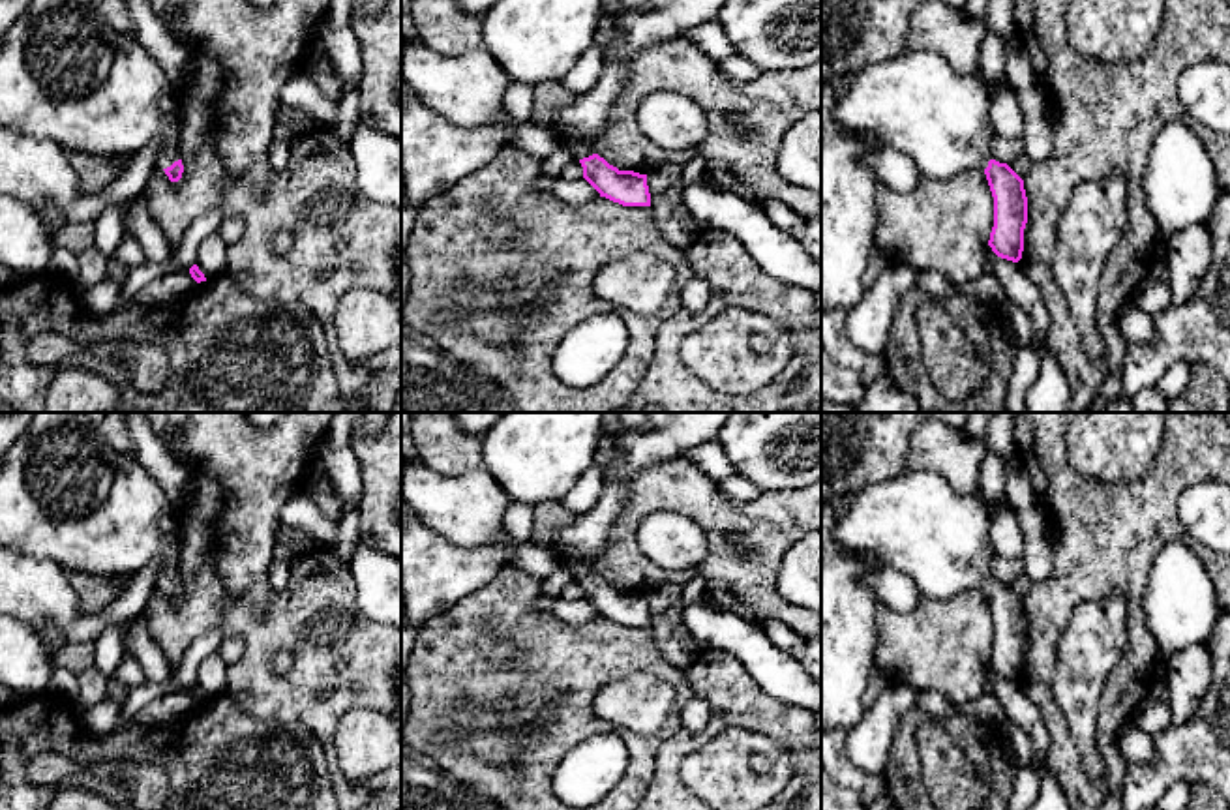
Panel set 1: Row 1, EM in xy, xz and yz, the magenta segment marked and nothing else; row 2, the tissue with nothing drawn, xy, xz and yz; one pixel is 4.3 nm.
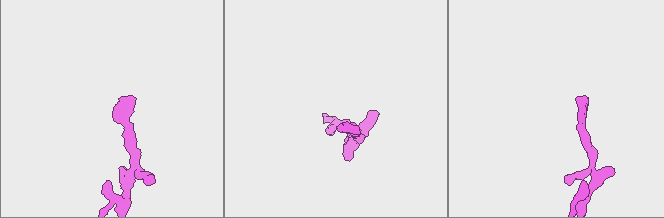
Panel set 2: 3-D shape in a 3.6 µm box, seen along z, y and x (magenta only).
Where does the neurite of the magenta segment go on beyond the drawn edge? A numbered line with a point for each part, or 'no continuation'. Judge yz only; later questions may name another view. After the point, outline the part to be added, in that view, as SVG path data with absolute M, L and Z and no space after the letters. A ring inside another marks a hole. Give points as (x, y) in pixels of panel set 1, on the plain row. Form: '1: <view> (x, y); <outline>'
1: yz (915, 524); M906 471L851 495L832 532L844 549L874 553L883 568L911 578L921 596L947 600L969 589L988 587L988 566L994 555L990 523L998 510L998 499L982 491L958 493L936 471Z

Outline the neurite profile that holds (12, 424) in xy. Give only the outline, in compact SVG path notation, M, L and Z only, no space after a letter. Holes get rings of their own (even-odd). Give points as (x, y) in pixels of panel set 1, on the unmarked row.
M0 412L0 467L13 442L22 437L34 412Z

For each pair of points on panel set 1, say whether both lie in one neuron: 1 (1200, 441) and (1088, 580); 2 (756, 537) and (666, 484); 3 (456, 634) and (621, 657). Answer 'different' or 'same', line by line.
1: same
2: same
3: same

